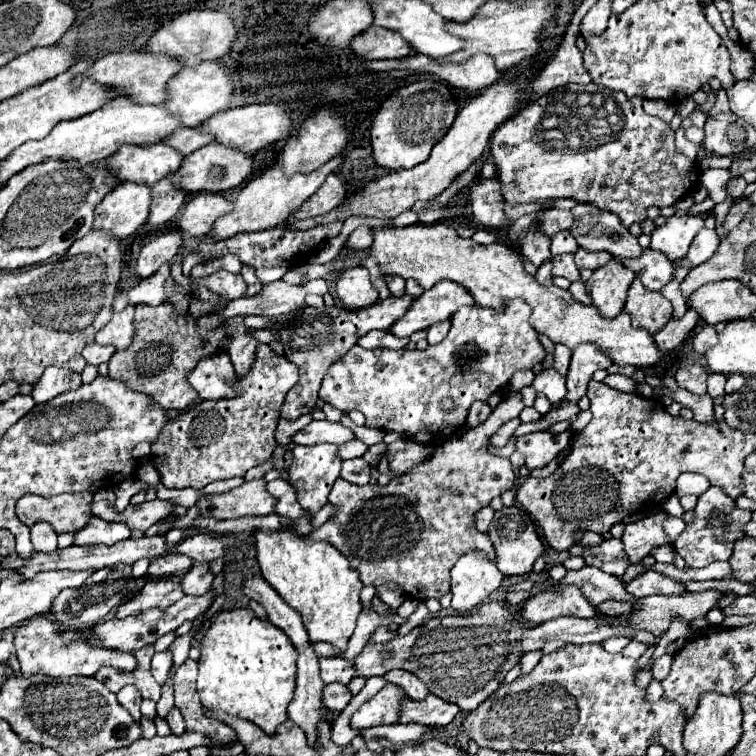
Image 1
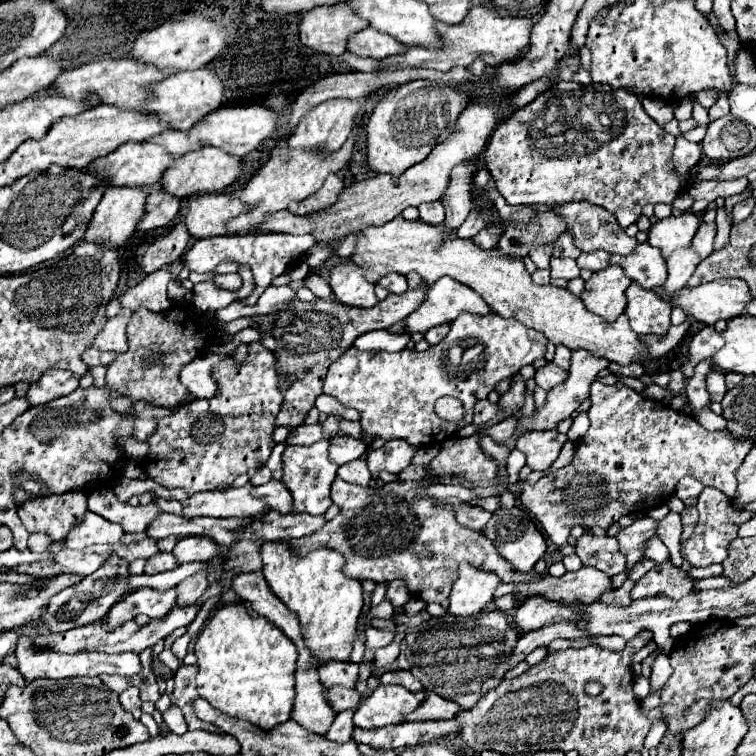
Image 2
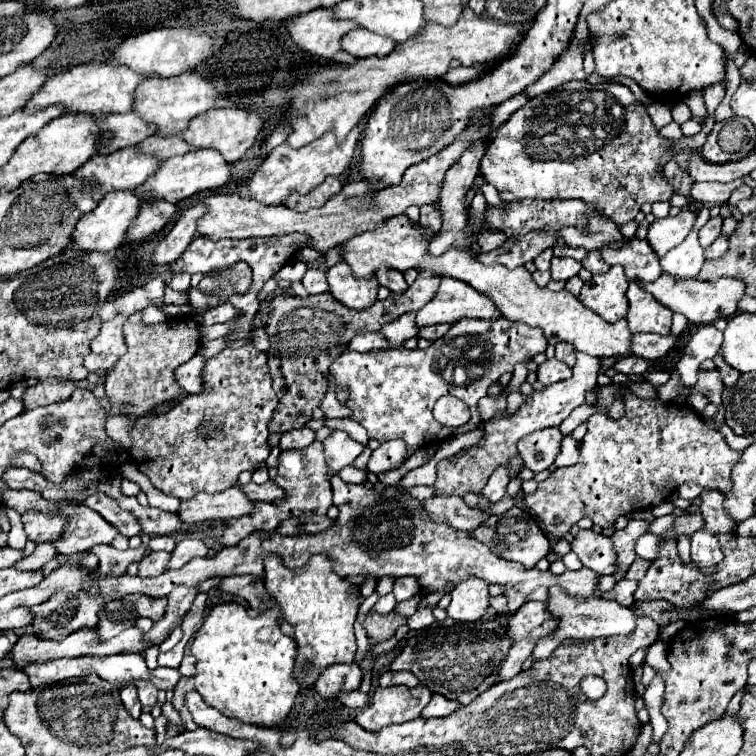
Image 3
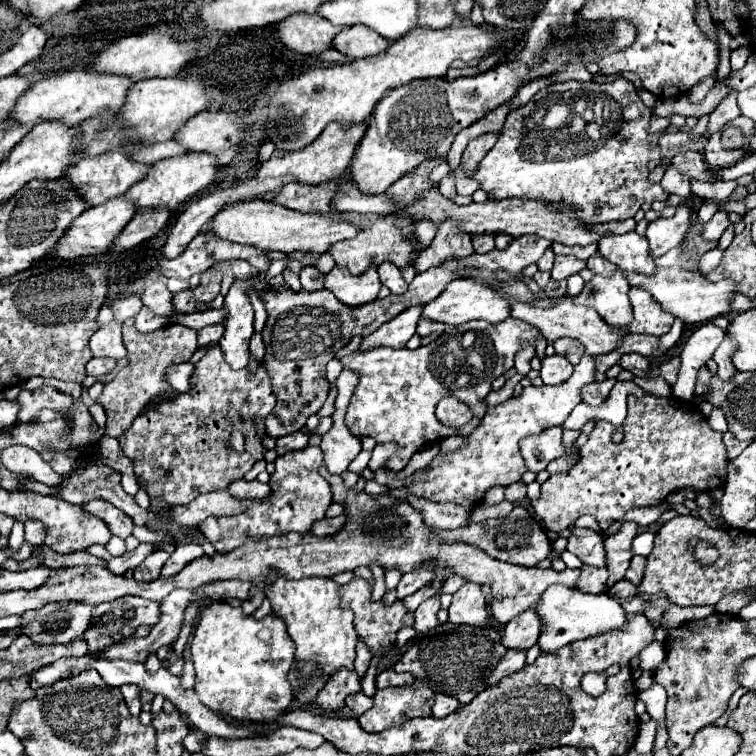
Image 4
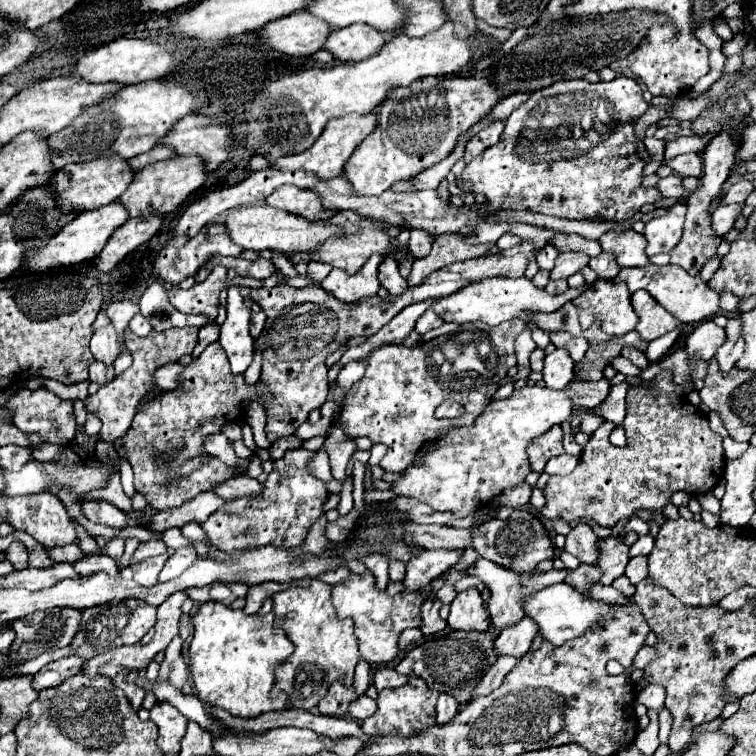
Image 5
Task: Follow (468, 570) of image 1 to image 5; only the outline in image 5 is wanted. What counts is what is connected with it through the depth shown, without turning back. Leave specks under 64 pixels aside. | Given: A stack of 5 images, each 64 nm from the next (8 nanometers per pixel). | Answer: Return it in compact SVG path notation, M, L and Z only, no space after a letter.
M476 588L456 594L450 604L448 626L454 630L486 630L490 626L484 600Z

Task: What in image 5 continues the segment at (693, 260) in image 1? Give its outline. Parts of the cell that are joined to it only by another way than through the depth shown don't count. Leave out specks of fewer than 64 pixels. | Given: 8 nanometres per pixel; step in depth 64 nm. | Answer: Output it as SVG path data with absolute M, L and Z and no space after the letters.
M730 204L730 206L720 206L714 214L712 214L712 230L716 236L724 236L732 226L736 216L740 214L742 204Z

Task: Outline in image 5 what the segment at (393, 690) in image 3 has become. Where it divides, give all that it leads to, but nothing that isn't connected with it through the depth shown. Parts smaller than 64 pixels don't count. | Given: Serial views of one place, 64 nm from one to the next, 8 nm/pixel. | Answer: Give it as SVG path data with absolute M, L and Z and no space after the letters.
M410 676L406 686L392 688L392 690L386 688L378 692L378 698L376 698L378 710L362 722L362 730L368 736L382 736L388 732L396 732L400 736L412 736L422 728L426 728L428 724L436 724L436 710L434 710L436 698L438 698L438 692L430 690L422 678Z

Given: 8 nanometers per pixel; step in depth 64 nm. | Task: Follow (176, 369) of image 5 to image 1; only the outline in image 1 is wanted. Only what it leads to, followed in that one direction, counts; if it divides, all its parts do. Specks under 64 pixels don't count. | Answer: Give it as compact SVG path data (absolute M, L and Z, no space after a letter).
M216 354L198 362L196 370L188 374L188 382L198 390L202 400L222 400L240 394L234 366L226 354Z

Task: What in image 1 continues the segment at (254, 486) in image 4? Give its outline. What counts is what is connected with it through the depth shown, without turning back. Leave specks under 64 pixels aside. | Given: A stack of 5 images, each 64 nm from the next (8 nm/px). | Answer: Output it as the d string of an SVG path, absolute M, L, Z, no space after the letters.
M282 478L272 480L272 482L268 482L268 490L272 490L272 494L276 494L276 498L280 496L280 502L276 506L276 514L278 516L286 516L286 518L294 520L294 518L302 518L302 516L310 514L308 510L304 510L300 506L298 492L290 482L286 482Z

